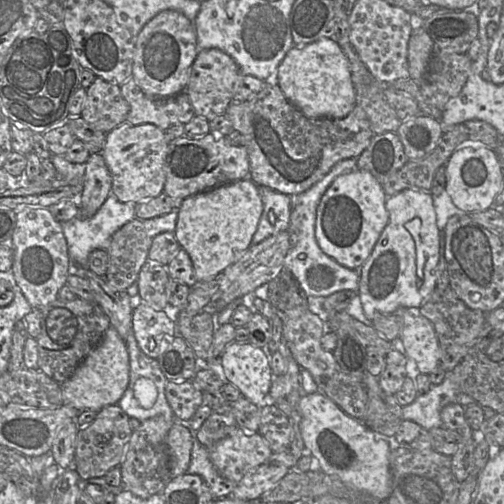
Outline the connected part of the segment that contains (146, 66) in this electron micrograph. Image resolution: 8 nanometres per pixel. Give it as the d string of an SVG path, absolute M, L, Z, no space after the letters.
M164 10L145 24L136 39L132 77L150 98L174 96L186 90L198 52L194 22L176 10Z

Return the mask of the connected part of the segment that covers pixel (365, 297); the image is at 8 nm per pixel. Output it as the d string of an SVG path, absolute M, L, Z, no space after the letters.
M403 190L388 196L385 203L389 220L375 247L360 268L359 297L366 318L372 322L376 315L394 313L399 307L420 307L427 302L437 284L440 230L436 223L433 196L429 192Z

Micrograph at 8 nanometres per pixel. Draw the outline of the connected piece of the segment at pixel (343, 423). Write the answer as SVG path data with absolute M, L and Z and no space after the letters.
M323 392L303 394L298 404L301 414L301 434L306 452L314 459L315 467L325 474L340 479L349 488L383 500L389 497L392 489L390 472L391 439L375 432L362 420L346 414Z

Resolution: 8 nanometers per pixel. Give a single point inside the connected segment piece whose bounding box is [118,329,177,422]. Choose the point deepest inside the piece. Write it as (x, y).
(144, 399)

